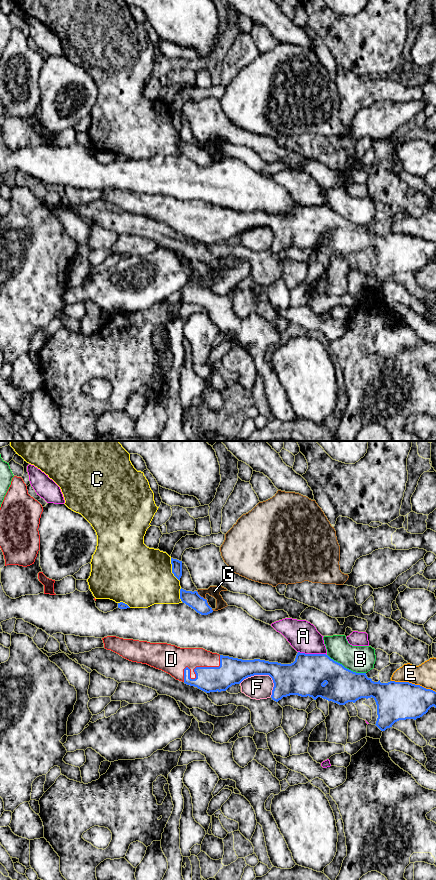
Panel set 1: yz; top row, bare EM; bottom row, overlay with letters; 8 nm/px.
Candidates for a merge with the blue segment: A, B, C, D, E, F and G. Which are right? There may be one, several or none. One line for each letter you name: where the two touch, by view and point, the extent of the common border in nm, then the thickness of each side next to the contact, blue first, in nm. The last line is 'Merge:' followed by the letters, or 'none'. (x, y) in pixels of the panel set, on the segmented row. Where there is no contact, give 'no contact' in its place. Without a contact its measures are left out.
D: yz (194, 671) | 360 nm | 200/220 nm
Merge: D

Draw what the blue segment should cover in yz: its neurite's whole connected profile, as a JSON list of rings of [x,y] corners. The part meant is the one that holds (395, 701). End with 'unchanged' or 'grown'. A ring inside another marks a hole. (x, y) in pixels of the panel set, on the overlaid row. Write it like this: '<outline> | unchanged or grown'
[[[116,636],[102,638],[104,648],[123,658],[137,663],[147,664],[162,670],[176,680],[210,693],[226,691],[235,684],[254,675],[269,675],[274,683],[271,698],[278,702],[283,697],[298,695],[301,697],[318,697],[339,705],[355,703],[361,698],[373,698],[377,705],[376,726],[385,731],[399,720],[422,717],[431,707],[436,708],[436,692],[409,682],[388,683],[374,682],[366,673],[356,673],[334,661],[326,654],[305,654],[298,652],[291,664],[281,664],[260,659],[242,660],[212,653],[203,648],[180,648],[167,643],[150,643]]] | grown

